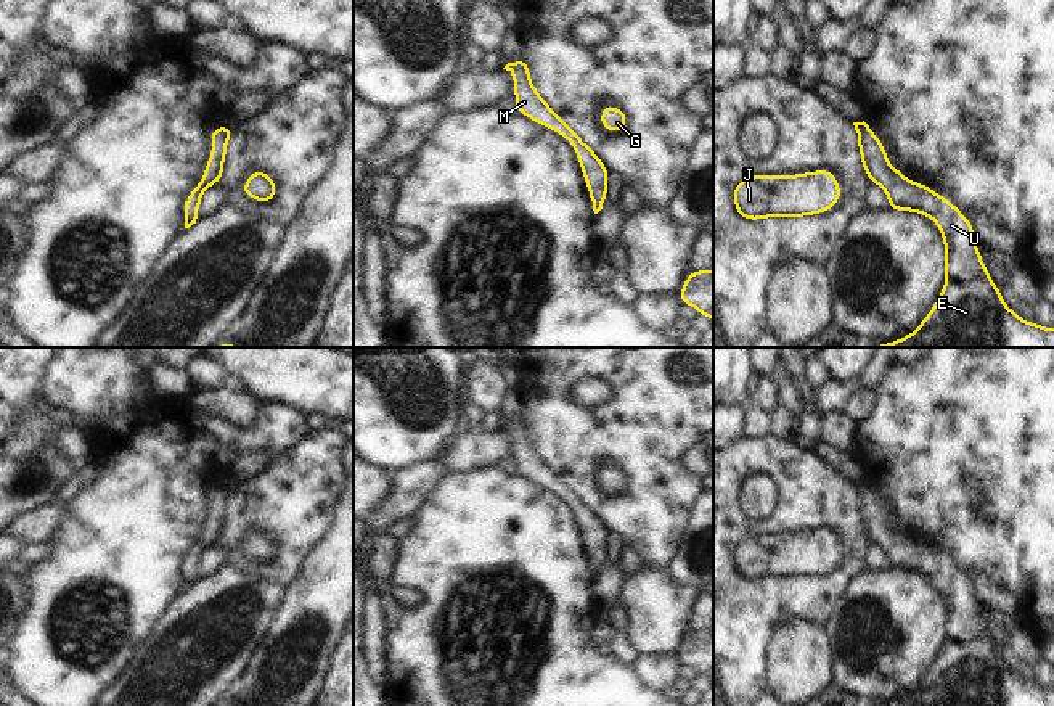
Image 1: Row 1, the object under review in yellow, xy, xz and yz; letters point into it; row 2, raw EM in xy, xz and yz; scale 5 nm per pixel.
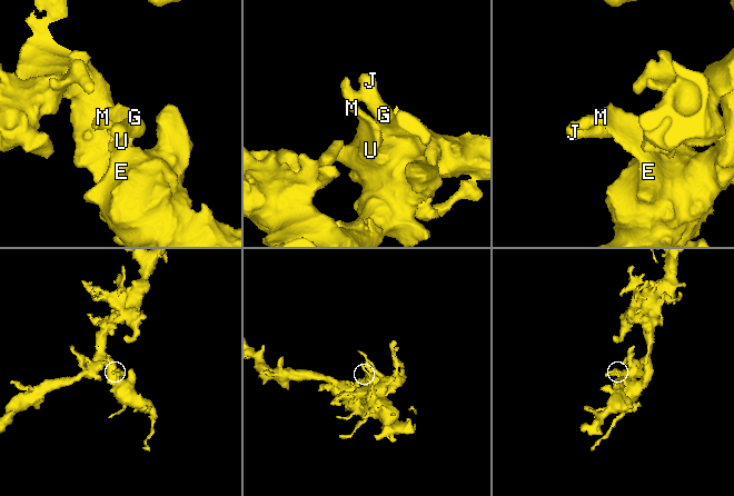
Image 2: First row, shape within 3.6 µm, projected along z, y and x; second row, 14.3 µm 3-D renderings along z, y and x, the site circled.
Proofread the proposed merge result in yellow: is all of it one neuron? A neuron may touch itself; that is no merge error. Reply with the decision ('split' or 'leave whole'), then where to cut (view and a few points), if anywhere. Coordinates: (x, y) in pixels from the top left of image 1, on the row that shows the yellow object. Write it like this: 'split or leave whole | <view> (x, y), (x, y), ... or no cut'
leave whole | no cut

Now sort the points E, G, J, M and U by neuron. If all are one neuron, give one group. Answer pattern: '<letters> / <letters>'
E G J M U

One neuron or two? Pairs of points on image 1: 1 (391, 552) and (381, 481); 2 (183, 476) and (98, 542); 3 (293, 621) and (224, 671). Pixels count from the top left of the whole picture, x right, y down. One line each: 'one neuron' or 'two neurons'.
1: one neuron
2: one neuron
3: two neurons

